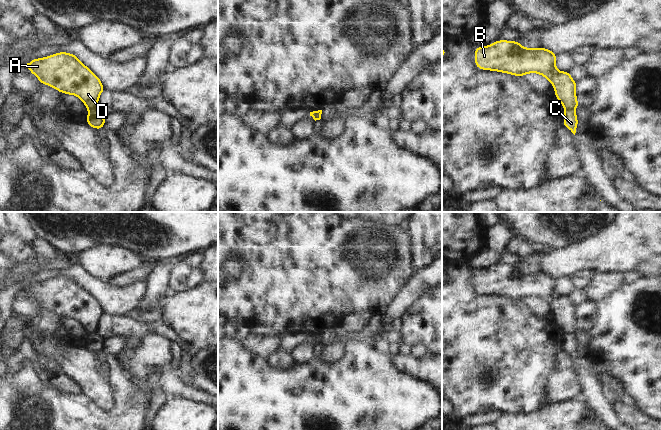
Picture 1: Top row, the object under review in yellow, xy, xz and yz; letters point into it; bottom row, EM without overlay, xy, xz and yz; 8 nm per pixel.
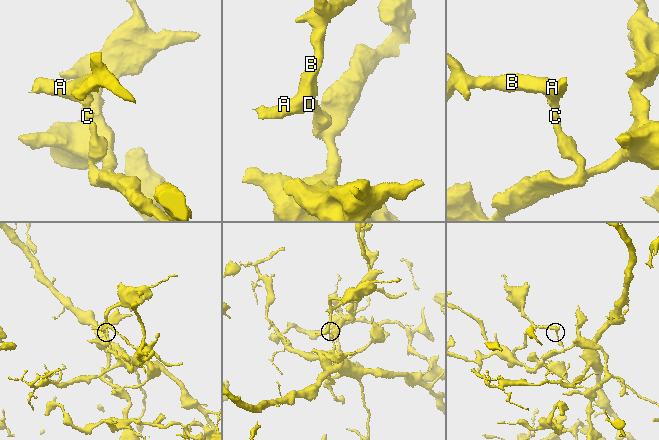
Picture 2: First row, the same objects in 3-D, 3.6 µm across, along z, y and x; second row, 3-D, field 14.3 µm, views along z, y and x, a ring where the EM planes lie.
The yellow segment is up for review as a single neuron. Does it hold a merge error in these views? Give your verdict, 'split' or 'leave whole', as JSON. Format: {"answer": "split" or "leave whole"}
{"answer": "split"}

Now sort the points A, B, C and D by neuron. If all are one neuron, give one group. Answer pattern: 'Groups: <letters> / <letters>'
Groups: A B D / C

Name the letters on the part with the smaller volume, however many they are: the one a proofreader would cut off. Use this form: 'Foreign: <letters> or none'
Foreign: A, B, D

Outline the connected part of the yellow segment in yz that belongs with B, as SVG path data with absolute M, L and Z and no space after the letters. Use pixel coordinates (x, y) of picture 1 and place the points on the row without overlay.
M498 264L484 271L475 271L474 286L478 293L498 295L514 300L524 300L529 297L537 297L547 302L554 310L557 324L564 333L576 333L579 331L576 320L576 308L570 296L556 293L557 279L547 272L525 272L518 265Z

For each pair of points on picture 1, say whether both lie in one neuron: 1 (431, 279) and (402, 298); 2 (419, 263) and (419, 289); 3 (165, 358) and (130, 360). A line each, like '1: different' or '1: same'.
1: same
2: different
3: same

